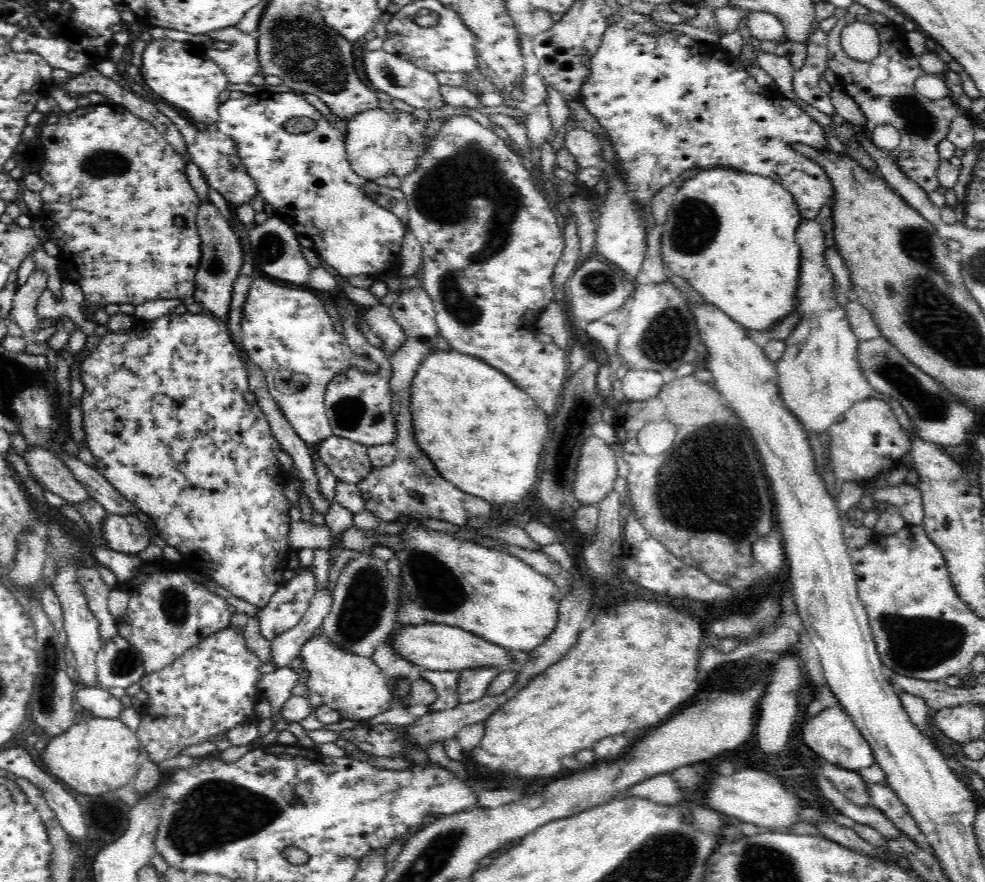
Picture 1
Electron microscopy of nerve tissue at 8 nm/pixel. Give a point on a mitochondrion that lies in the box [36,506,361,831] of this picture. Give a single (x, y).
(47, 687)

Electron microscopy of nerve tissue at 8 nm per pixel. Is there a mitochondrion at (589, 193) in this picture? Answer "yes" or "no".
no

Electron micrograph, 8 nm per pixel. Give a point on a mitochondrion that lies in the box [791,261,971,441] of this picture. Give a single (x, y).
(908, 386)

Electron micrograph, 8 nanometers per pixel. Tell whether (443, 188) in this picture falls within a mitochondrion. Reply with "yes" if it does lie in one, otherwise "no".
yes

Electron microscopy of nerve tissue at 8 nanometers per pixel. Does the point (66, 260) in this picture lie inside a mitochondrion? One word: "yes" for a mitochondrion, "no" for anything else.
no

